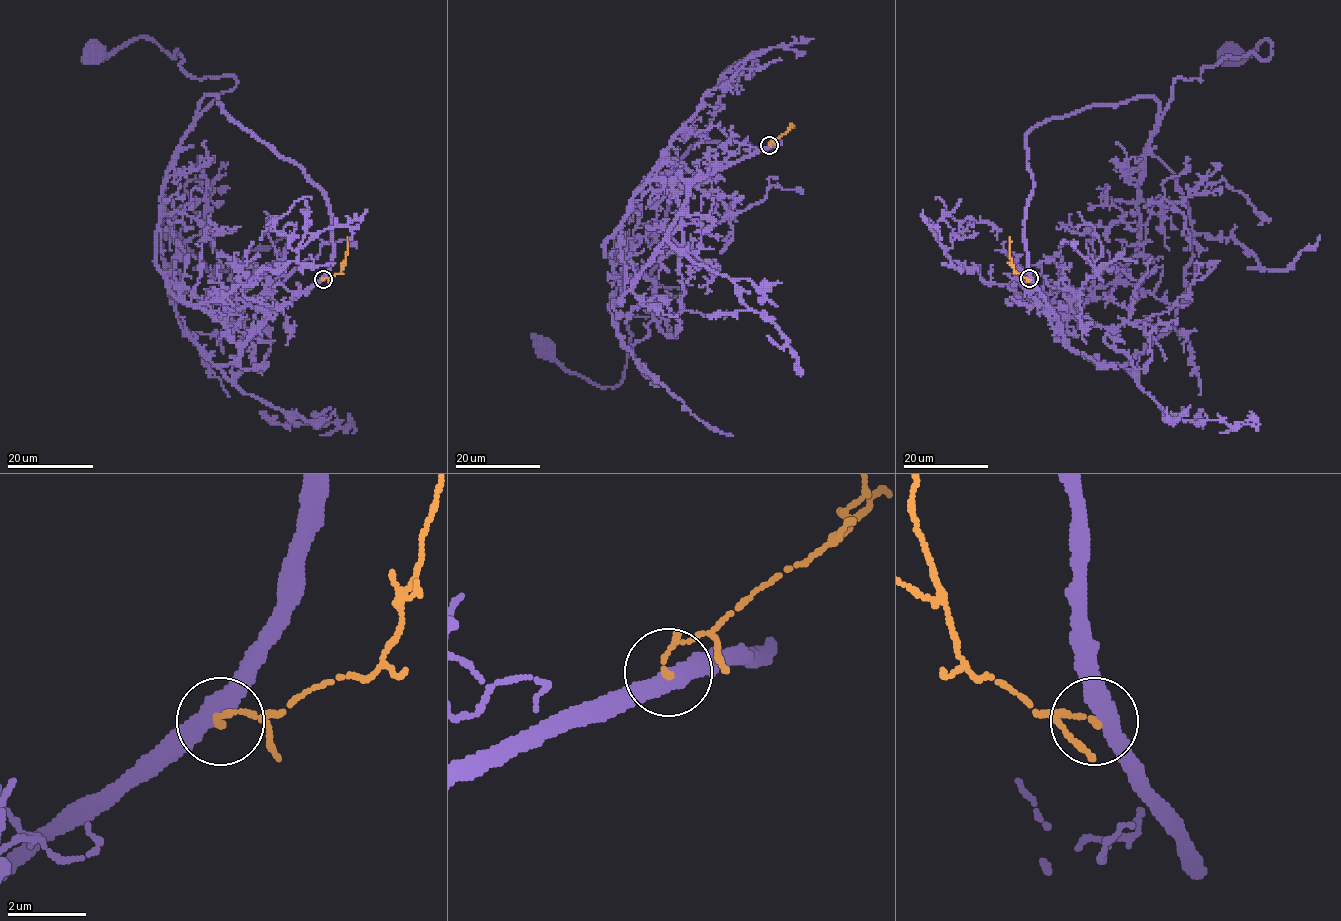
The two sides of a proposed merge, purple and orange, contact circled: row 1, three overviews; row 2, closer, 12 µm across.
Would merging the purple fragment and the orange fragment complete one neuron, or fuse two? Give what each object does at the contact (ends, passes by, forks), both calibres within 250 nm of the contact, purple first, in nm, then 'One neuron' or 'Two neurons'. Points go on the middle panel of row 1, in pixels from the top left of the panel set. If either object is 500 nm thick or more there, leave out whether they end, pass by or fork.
At the ring purple passes by. At the ring orange ends. Thickness 440 nm (purple) against 150 nm. Two neurons

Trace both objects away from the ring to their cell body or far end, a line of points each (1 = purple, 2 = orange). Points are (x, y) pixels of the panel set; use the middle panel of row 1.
1: (769, 146), (698, 142), (678, 165), (642, 273), (684, 289), (627, 320), (622, 381), (543, 348)
2: (769, 145), (794, 126)

